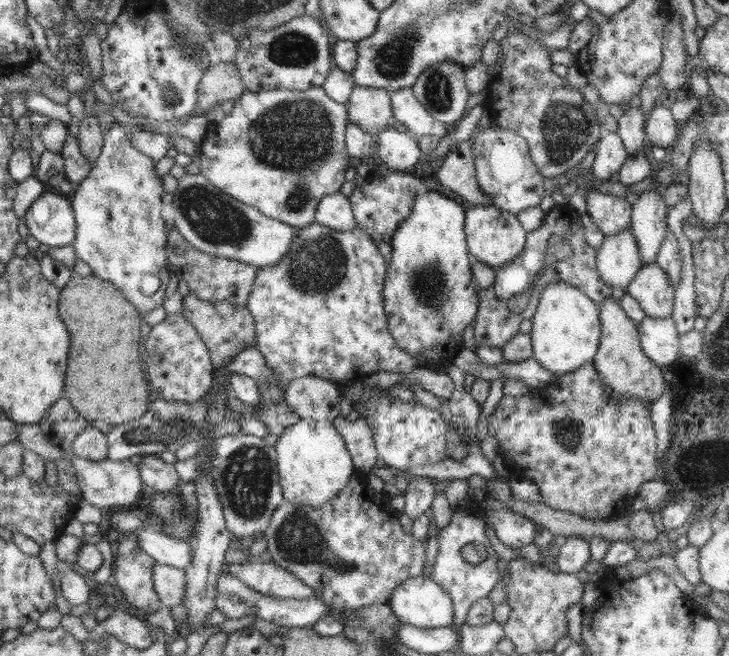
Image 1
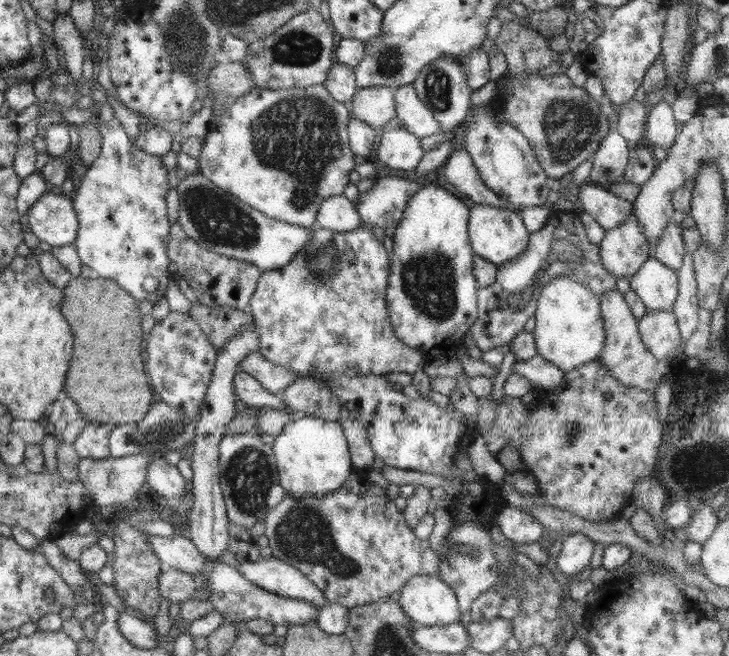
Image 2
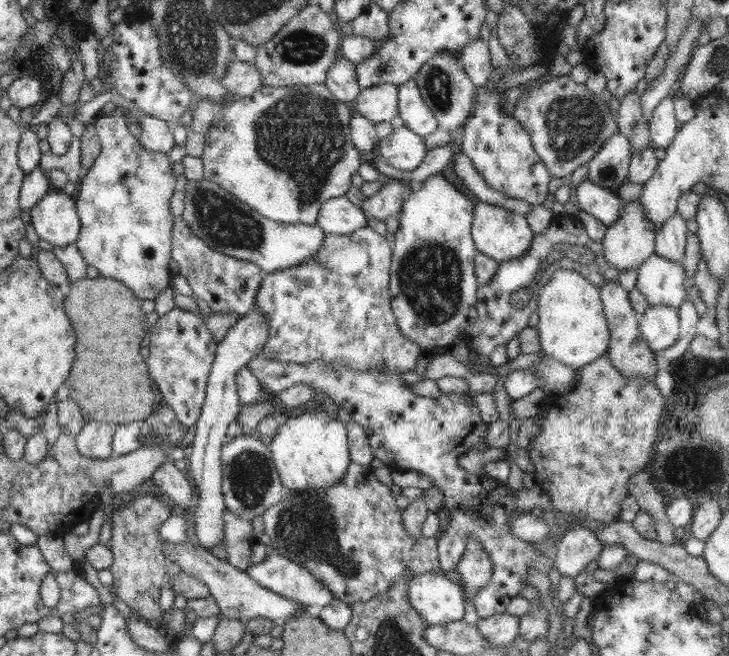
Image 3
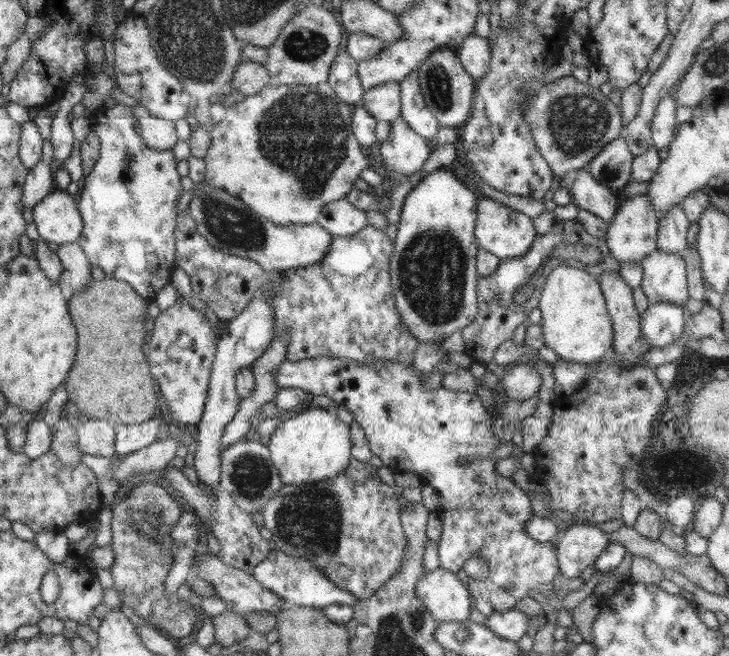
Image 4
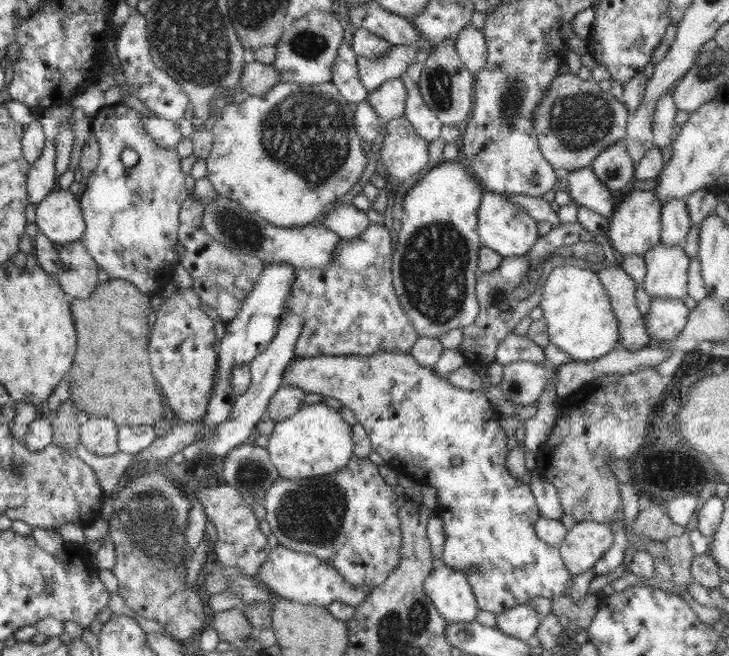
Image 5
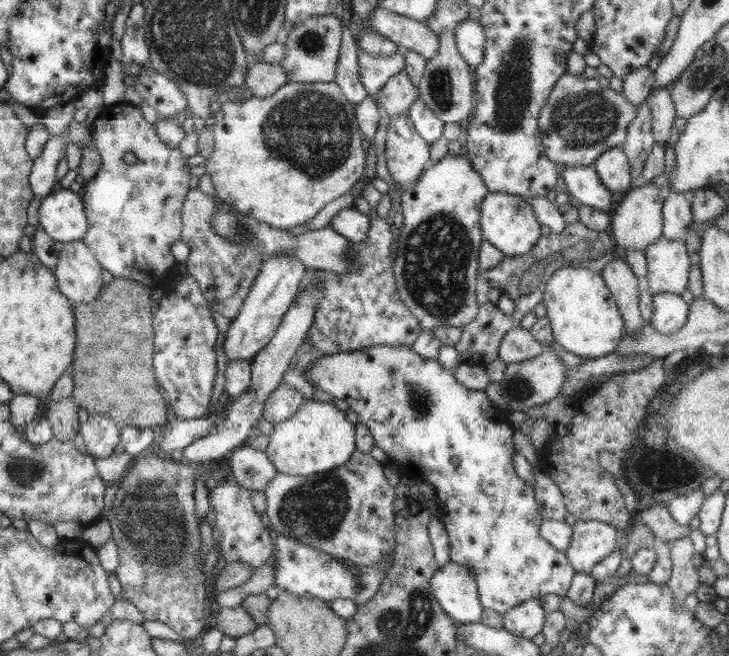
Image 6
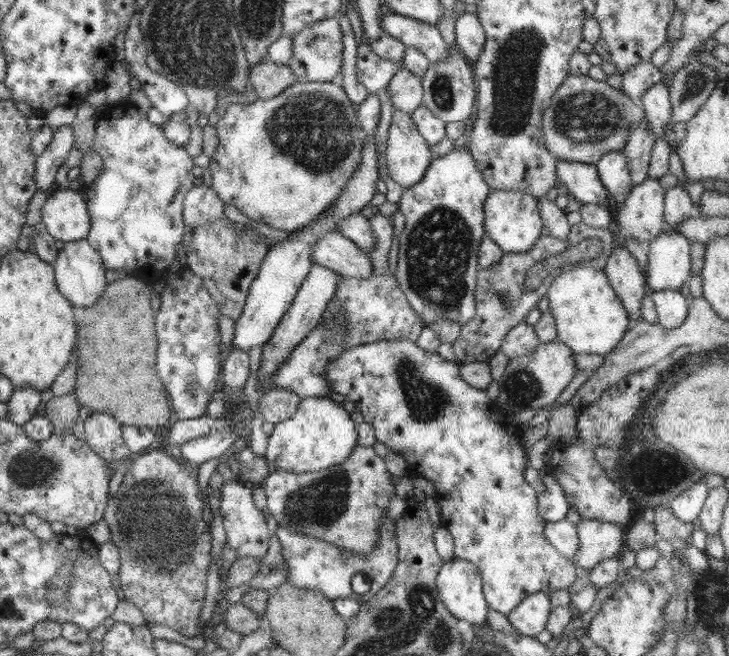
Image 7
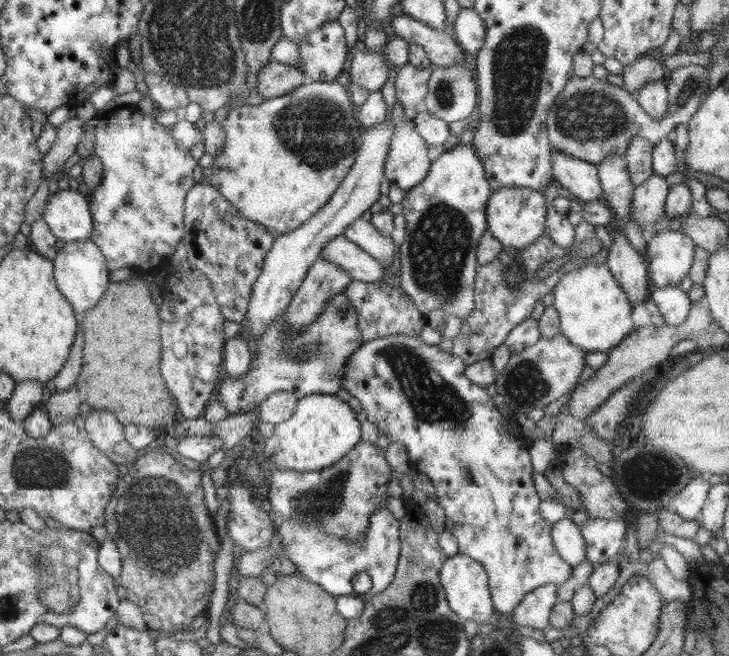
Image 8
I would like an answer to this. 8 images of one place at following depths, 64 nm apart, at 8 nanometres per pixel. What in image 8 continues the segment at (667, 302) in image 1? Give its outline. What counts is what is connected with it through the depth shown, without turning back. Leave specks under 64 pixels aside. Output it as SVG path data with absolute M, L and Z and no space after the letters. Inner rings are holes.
M680 230L652 236L644 256L651 288L679 285L691 269L695 247L694 237Z

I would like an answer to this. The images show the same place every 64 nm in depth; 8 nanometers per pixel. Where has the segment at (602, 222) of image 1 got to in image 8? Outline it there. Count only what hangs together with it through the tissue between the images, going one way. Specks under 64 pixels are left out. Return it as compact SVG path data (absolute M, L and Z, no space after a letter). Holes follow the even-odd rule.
M553 151L553 178L584 203L602 201L603 190L597 175L597 165Z

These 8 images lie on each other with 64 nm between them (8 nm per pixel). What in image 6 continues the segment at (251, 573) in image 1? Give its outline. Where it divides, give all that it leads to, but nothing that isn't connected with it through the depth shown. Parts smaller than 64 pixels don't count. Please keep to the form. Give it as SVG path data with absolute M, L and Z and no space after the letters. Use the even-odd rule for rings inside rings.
M276 534L274 538L276 587L296 596L321 598L328 603L331 600L341 598L355 602L357 605L364 604L380 589L384 578L390 574L391 566L395 561L393 554L385 554L385 558L381 562L377 562L373 566L365 566L362 571L358 571L357 568L349 566L347 562L338 560L335 556L313 546L301 544L301 542L286 538L281 534ZM358 585L362 585L362 588L357 588Z

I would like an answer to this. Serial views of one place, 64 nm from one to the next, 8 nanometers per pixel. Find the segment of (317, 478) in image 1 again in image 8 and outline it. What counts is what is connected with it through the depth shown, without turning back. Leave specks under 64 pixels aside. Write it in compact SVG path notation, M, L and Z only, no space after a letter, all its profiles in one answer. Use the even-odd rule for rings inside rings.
M309 394L299 398L294 414L274 425L274 434L263 439L261 458L270 467L296 473L330 468L361 442L361 423L356 415L348 402L336 395Z

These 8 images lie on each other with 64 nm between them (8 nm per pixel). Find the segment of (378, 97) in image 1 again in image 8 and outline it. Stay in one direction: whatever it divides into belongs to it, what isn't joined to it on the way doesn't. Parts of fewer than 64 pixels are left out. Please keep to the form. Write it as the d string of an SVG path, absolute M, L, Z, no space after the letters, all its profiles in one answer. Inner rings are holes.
M406 63L398 68L395 78L396 99L404 107L408 119L413 119L425 107L424 100L428 94L430 77L430 66L418 68Z

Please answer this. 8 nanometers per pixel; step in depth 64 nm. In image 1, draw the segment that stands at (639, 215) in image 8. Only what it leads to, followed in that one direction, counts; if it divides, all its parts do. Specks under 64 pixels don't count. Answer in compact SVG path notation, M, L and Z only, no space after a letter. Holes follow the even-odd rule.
M631 228L604 238L596 253L596 270L612 288L627 288L642 267L639 248Z

